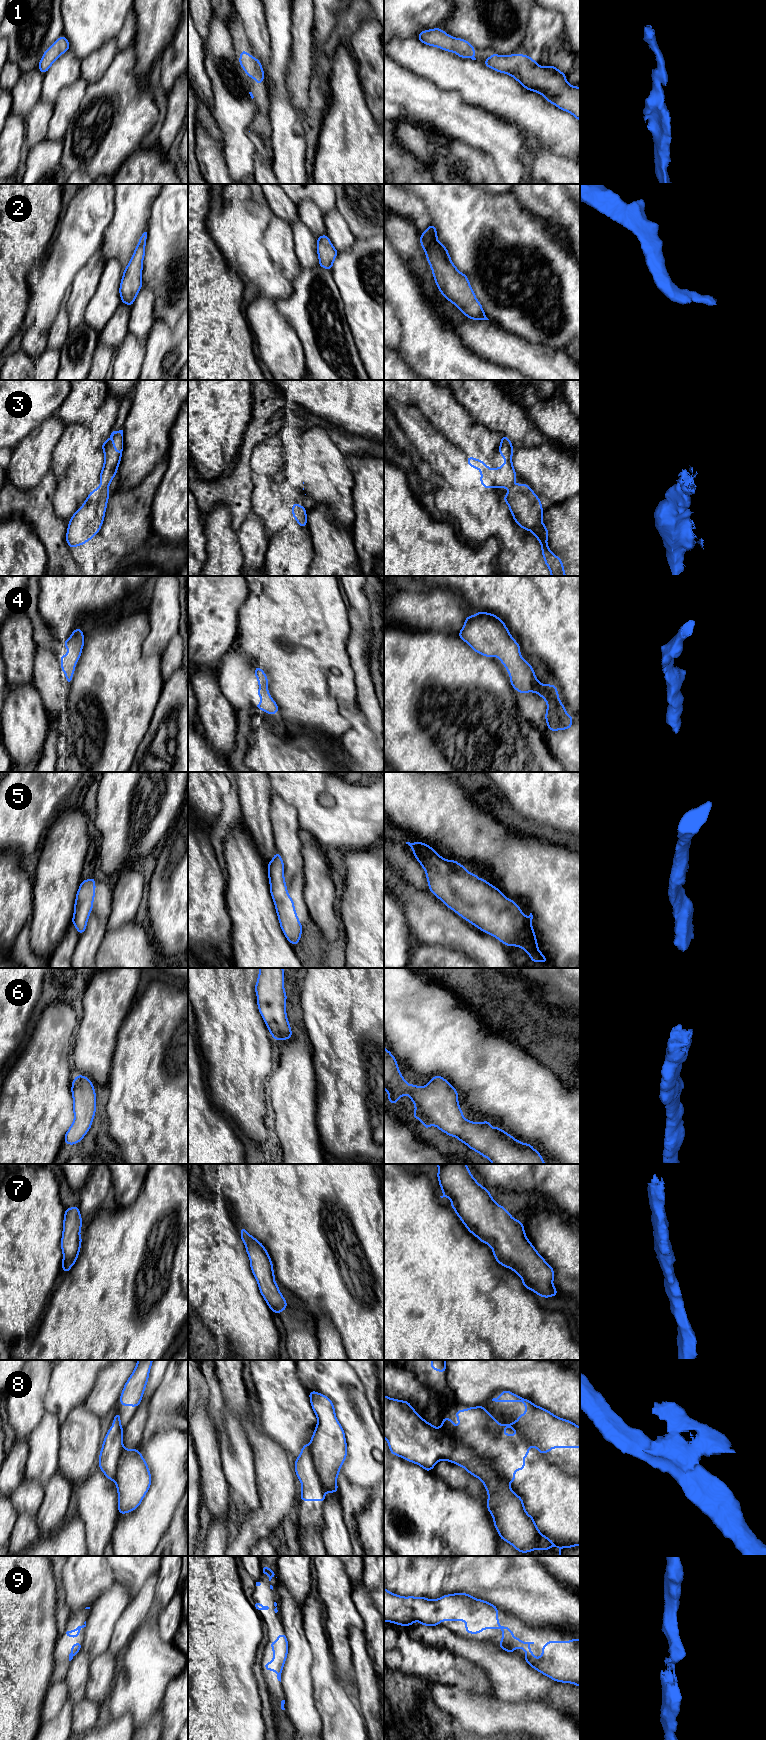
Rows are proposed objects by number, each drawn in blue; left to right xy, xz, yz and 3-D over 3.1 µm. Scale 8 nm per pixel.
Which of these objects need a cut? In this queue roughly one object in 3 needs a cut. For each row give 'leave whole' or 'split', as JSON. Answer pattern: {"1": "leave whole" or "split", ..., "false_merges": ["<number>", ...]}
{"1": "leave whole", "2": "leave whole", "3": "leave whole", "4": "leave whole", "5": "leave whole", "6": "leave whole", "7": "leave whole", "8": "split", "9": "leave whole", "false_merges": ["8"]}

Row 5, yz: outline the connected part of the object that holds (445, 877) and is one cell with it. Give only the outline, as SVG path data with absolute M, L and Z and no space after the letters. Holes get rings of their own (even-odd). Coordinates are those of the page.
M406 842L412 850L413 855L421 864L426 872L426 878L429 885L429 890L439 898L448 908L460 915L463 919L478 927L481 931L496 937L500 942L507 947L517 946L522 948L529 954L532 962L542 962L547 964L547 959L538 949L536 935L533 930L531 921L533 919L532 913L526 918L513 899L508 900L498 888L489 884L486 879L480 879L474 873L469 873L468 870L455 860L446 860L442 858L432 847L423 842Z

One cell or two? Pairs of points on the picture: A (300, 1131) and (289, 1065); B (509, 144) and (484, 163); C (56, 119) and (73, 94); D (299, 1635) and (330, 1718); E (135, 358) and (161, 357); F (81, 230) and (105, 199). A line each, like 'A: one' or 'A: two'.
A: one
B: two
C: one
D: two
E: two
F: one

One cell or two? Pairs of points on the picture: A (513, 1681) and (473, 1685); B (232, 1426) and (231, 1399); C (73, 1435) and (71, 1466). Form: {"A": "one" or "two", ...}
{"A": "two", "B": "two", "C": "one"}

